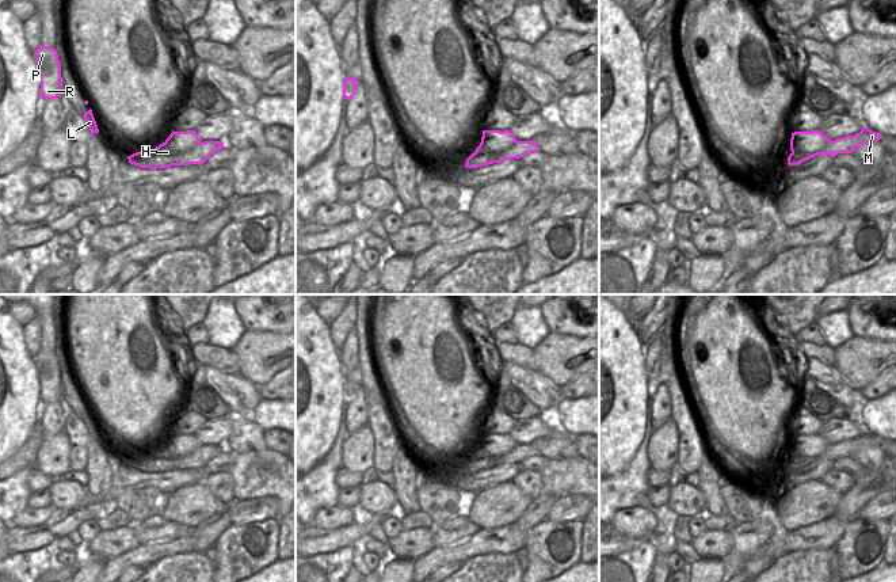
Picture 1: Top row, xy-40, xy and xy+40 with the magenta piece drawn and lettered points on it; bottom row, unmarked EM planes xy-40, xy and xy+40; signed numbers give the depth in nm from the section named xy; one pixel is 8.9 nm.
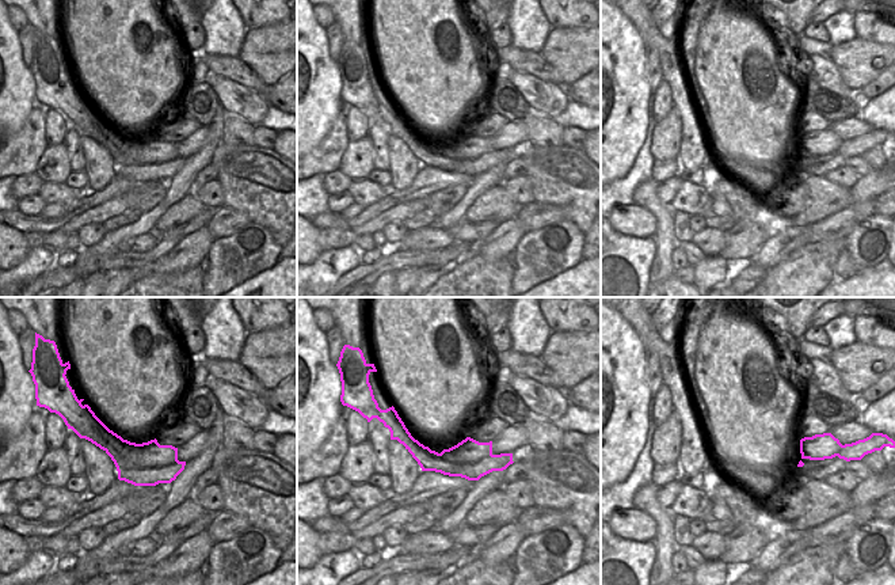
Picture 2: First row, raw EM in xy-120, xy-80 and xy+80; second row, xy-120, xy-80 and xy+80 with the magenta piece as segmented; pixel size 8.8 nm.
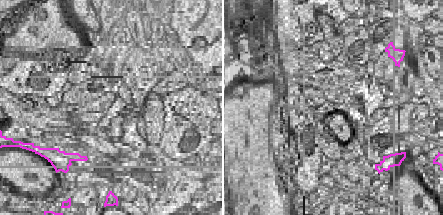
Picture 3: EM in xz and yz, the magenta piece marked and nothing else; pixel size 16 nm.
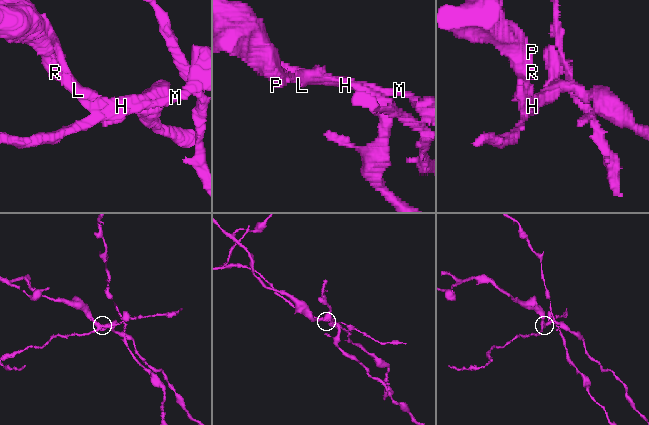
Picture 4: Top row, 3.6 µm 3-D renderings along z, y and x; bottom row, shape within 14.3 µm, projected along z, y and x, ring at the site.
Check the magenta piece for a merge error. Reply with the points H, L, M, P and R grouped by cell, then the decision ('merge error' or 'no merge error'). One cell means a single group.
H L P R / M | merge error

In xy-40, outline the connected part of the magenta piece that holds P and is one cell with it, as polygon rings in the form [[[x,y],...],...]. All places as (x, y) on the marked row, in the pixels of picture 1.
[[[39,45],[34,52],[34,60],[39,73],[39,95],[47,100],[57,99],[62,94],[61,62],[57,50]]]

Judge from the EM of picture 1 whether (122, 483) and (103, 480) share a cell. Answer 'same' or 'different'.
different

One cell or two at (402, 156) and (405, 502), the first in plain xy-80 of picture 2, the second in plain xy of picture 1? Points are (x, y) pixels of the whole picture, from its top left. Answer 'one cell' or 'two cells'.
one cell

